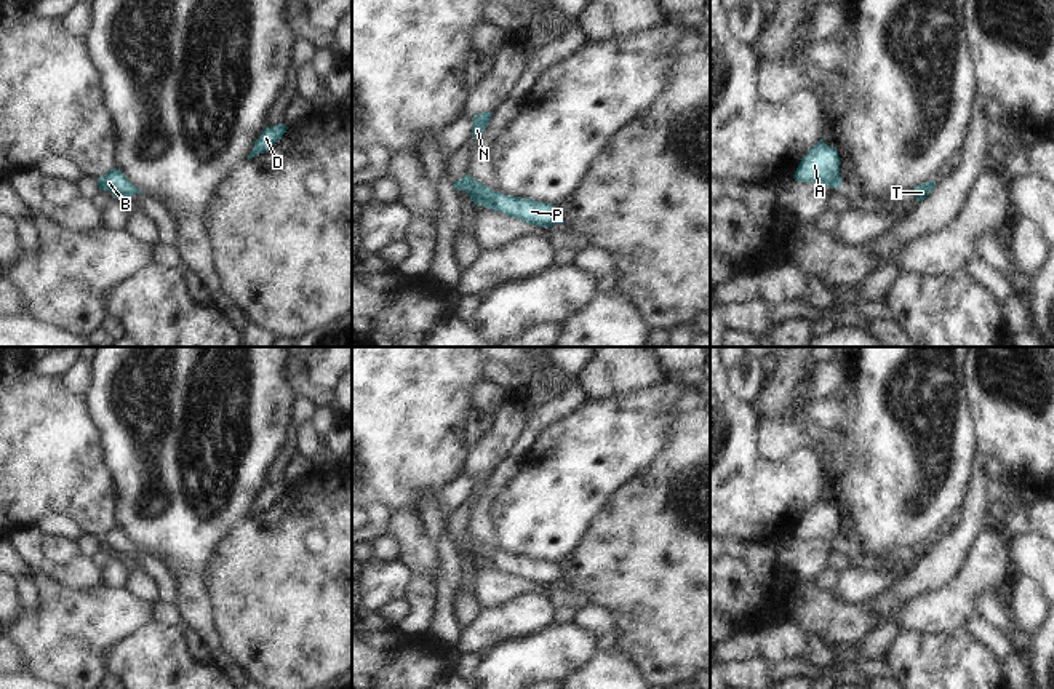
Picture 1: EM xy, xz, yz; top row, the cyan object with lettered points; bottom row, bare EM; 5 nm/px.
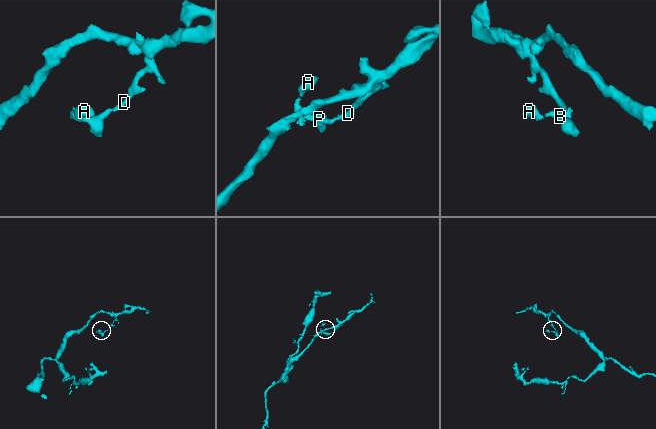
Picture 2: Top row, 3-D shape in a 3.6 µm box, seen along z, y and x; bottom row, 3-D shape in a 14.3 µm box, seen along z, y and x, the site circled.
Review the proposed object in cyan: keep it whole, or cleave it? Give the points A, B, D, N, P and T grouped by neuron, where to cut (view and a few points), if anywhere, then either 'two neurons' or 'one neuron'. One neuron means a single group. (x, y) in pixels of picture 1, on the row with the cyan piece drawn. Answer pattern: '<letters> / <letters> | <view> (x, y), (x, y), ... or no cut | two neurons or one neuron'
A B D N P T | no cut | one neuron

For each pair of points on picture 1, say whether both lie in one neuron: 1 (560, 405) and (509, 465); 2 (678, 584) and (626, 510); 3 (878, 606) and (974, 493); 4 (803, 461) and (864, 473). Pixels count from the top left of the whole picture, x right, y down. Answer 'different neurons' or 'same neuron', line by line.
1: same neuron
2: same neuron
3: same neuron
4: different neurons

